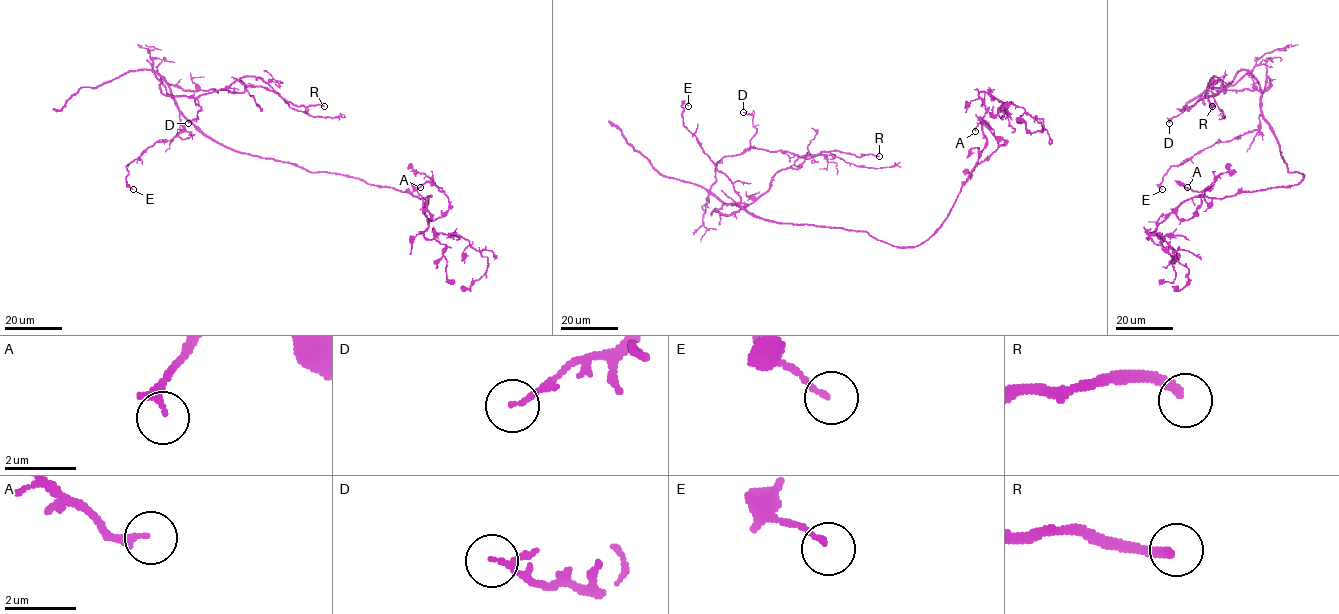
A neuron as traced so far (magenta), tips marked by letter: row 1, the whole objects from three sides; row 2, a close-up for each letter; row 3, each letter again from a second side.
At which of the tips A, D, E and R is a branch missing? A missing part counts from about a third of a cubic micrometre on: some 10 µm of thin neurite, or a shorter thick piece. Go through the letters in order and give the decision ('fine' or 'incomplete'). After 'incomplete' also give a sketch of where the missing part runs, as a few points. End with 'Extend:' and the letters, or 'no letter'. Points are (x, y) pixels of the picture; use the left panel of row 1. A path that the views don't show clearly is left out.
A: fine
D: fine
E: fine
R: incomplete
Extend: R

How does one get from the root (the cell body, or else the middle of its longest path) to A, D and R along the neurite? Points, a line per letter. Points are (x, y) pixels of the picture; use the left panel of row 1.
A: (287, 162), (418, 198), (431, 196), (425, 216), (441, 217), (449, 208), (448, 197), (429, 182), (420, 187)
D: (287, 162), (237, 152), (205, 136), (155, 73), (163, 94), (191, 96), (201, 108), (188, 123)
R: (287, 162), (237, 152), (205, 136), (161, 78), (184, 90), (243, 92), (239, 80), (298, 106), (324, 106)

